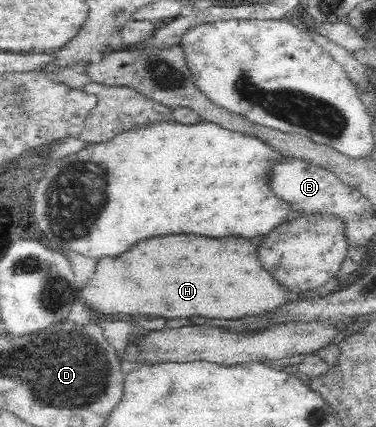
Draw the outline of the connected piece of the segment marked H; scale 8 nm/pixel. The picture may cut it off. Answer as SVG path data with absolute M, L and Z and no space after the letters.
M159 235L131 245L119 257L101 257L93 275L80 285L80 298L85 305L97 309L104 315L163 315L165 319L175 317L219 317L219 319L241 319L249 311L261 313L275 309L288 297L287 289L273 283L267 271L261 271L253 259L255 247L247 239L205 239L197 235Z

